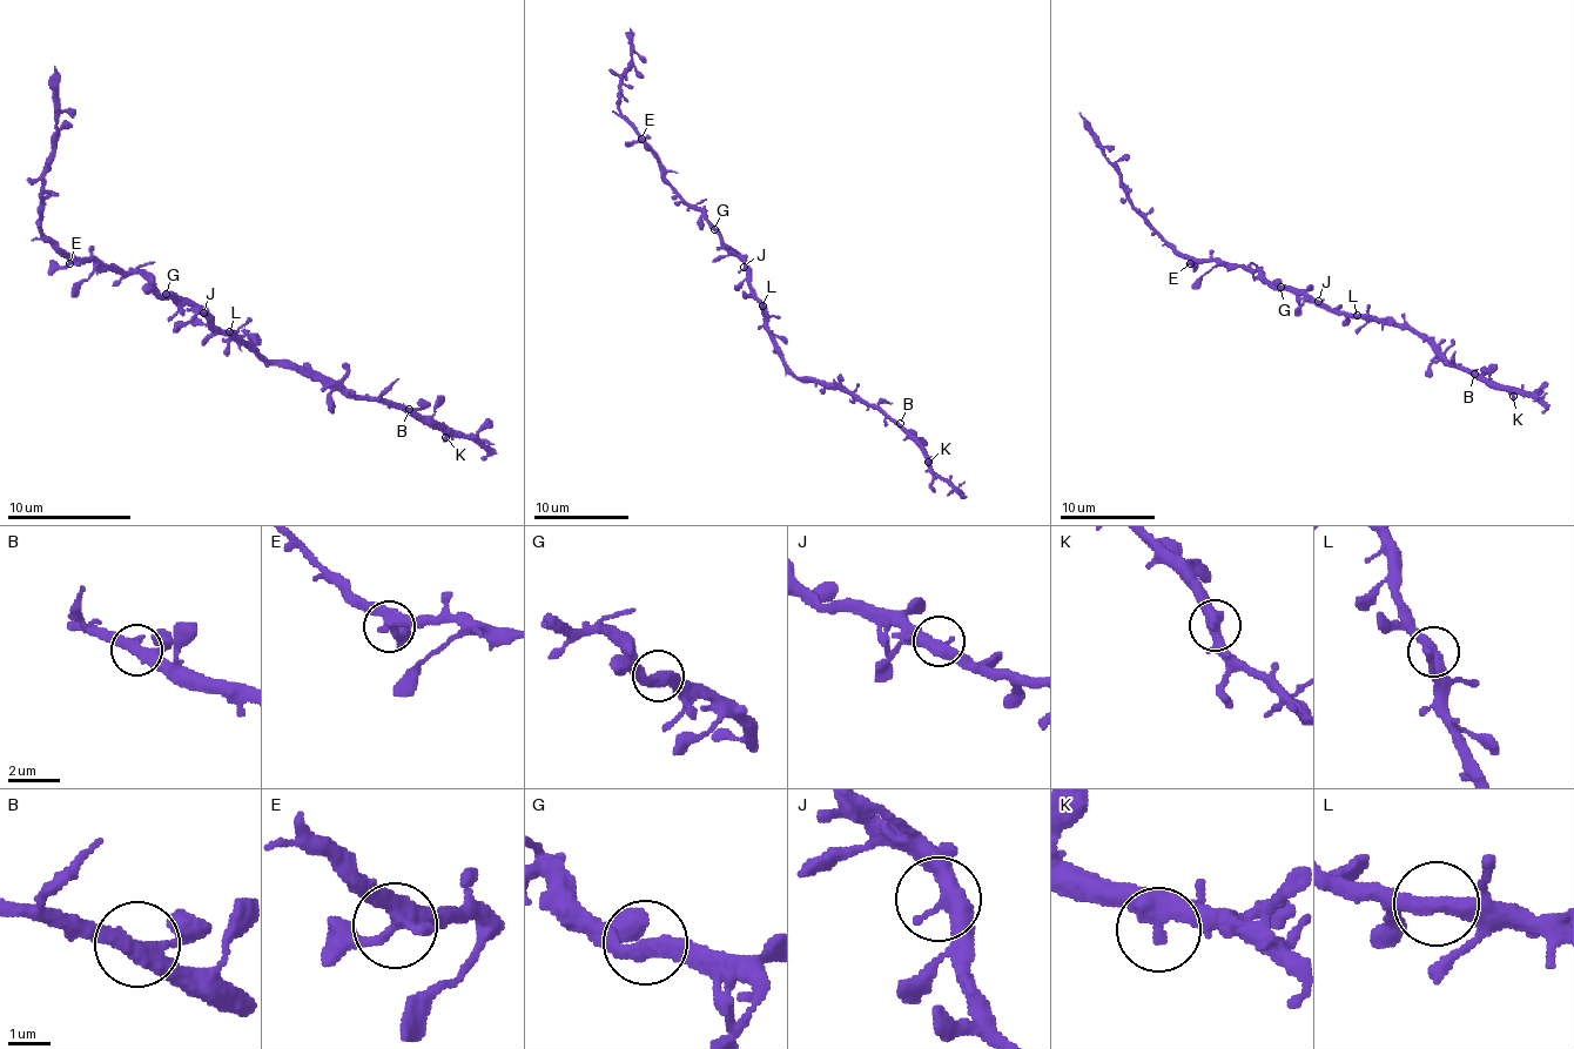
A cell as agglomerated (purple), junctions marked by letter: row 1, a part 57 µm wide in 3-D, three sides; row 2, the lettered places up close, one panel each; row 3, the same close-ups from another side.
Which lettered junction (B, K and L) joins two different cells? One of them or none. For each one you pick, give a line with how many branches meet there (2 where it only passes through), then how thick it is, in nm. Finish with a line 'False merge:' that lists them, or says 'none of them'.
False merge: none of them

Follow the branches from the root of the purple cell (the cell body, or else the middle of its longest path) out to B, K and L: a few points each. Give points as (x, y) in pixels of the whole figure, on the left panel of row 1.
B: (206, 318), (231, 337), (250, 343), (275, 365), (294, 365), (330, 378), (358, 396), (409, 409)
K: (206, 318), (275, 365), (330, 378), (358, 396), (399, 403), (445, 437)
L: (206, 318), (215, 328), (228, 331)

